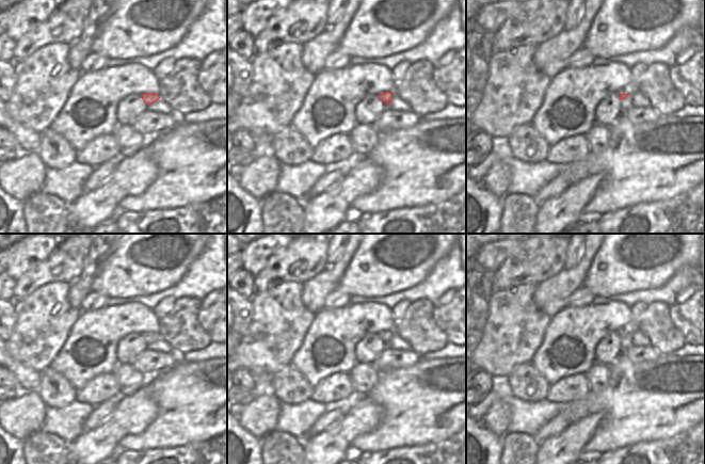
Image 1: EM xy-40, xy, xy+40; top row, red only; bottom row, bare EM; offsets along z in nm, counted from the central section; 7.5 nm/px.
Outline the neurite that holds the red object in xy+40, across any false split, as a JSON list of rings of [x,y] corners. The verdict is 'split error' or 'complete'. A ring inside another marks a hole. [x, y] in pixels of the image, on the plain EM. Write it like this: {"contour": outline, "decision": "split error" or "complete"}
{"contour": [[[631,322],[620,329],[616,334],[620,336],[620,338],[624,338],[627,335],[632,335],[636,331],[636,324],[632,324]]], "decision": "split error"}

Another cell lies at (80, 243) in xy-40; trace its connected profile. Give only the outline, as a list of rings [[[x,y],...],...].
[[[81,234],[65,239],[58,239],[58,245],[67,254],[87,255],[92,244],[92,234]]]

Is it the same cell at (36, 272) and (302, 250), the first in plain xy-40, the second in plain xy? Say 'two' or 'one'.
one

